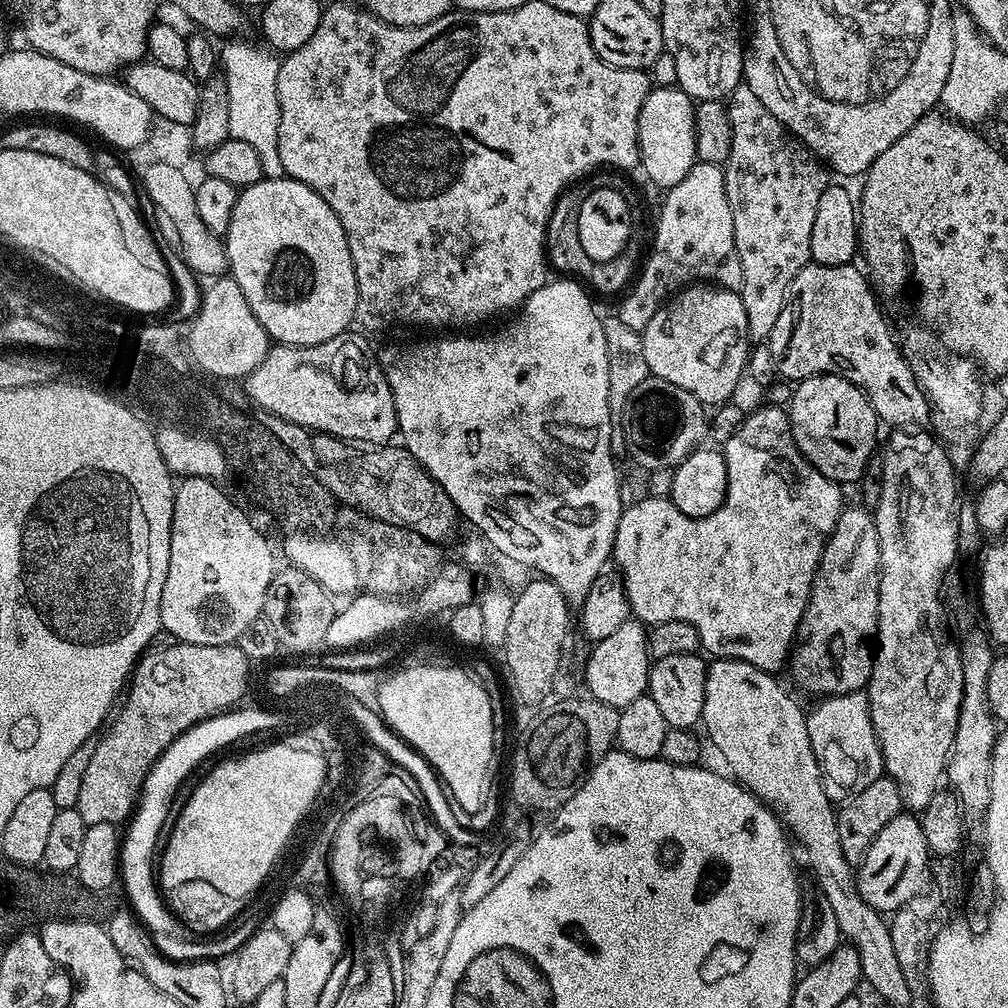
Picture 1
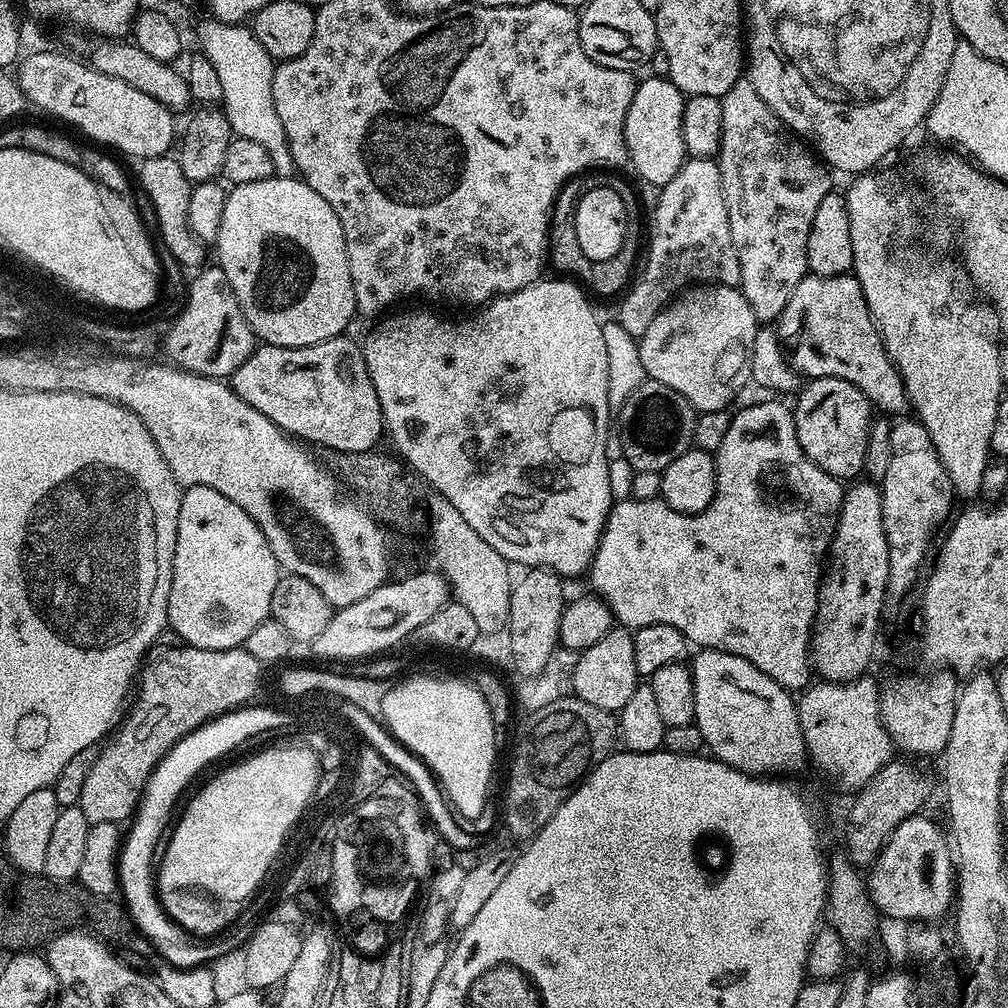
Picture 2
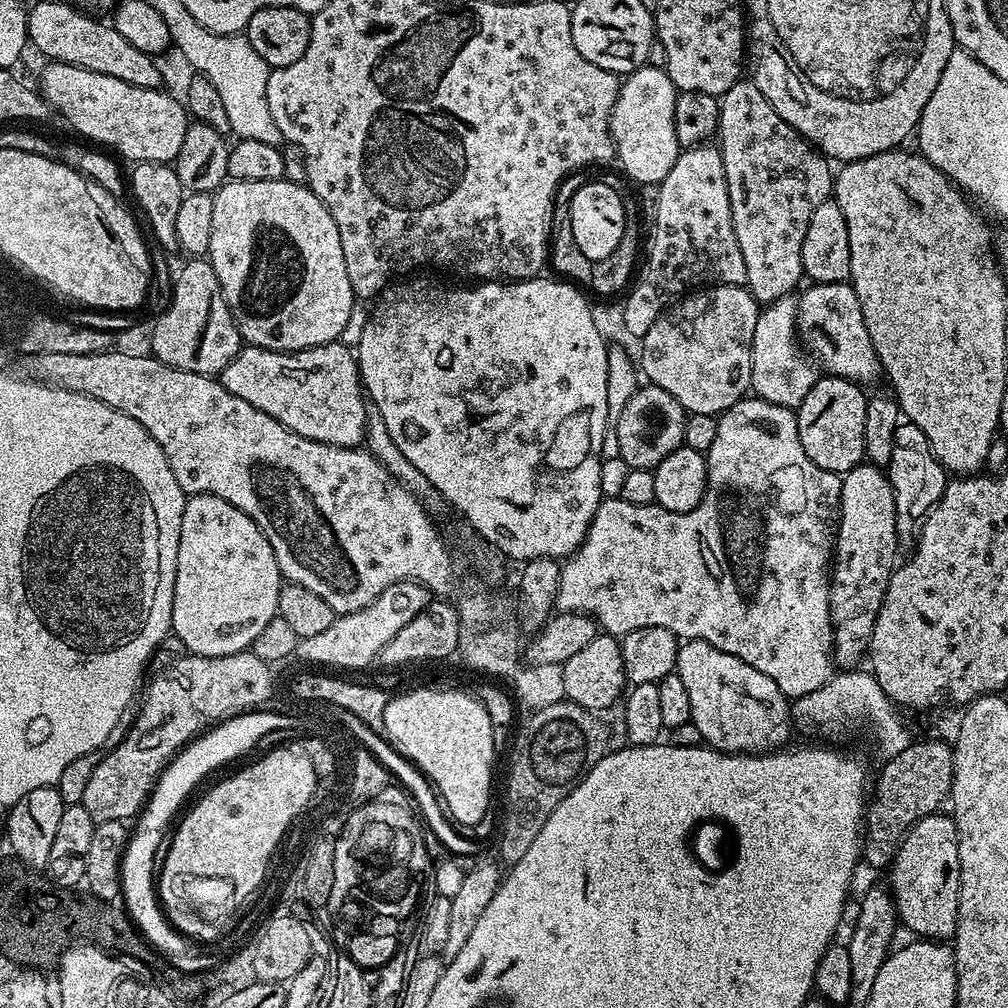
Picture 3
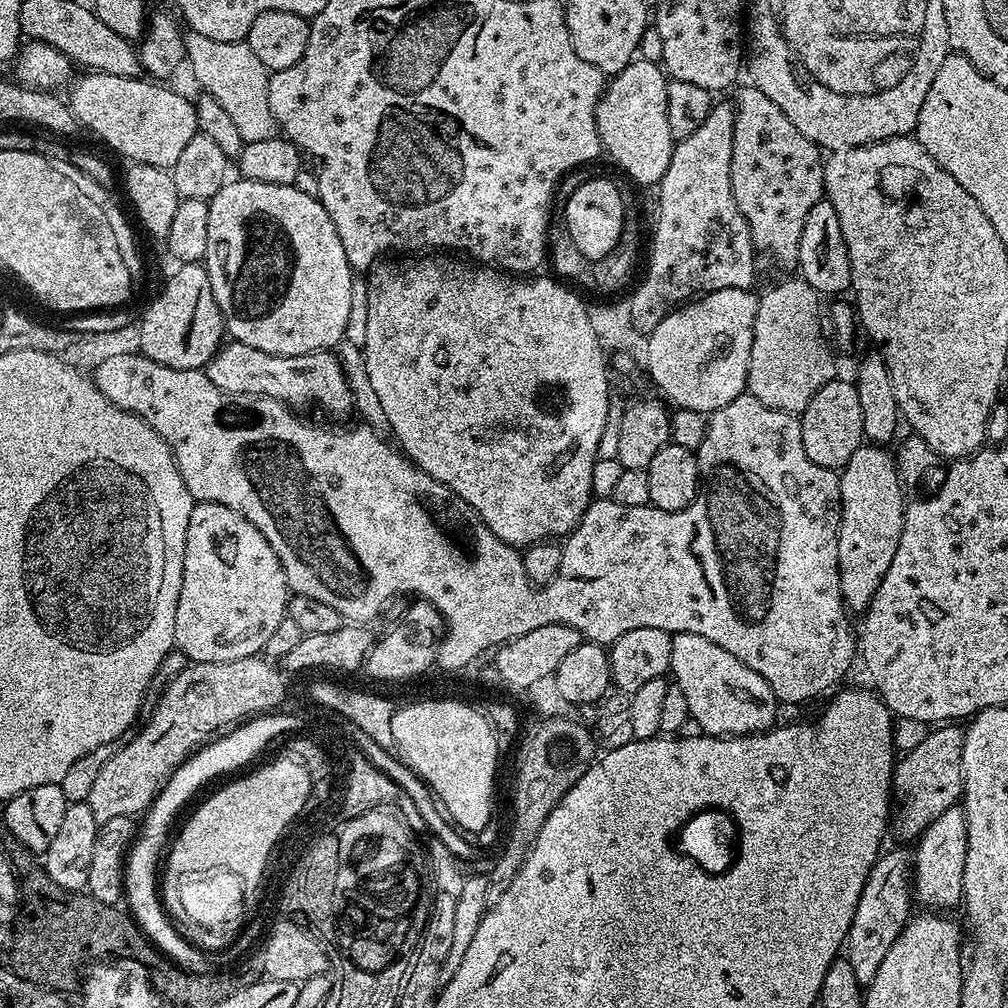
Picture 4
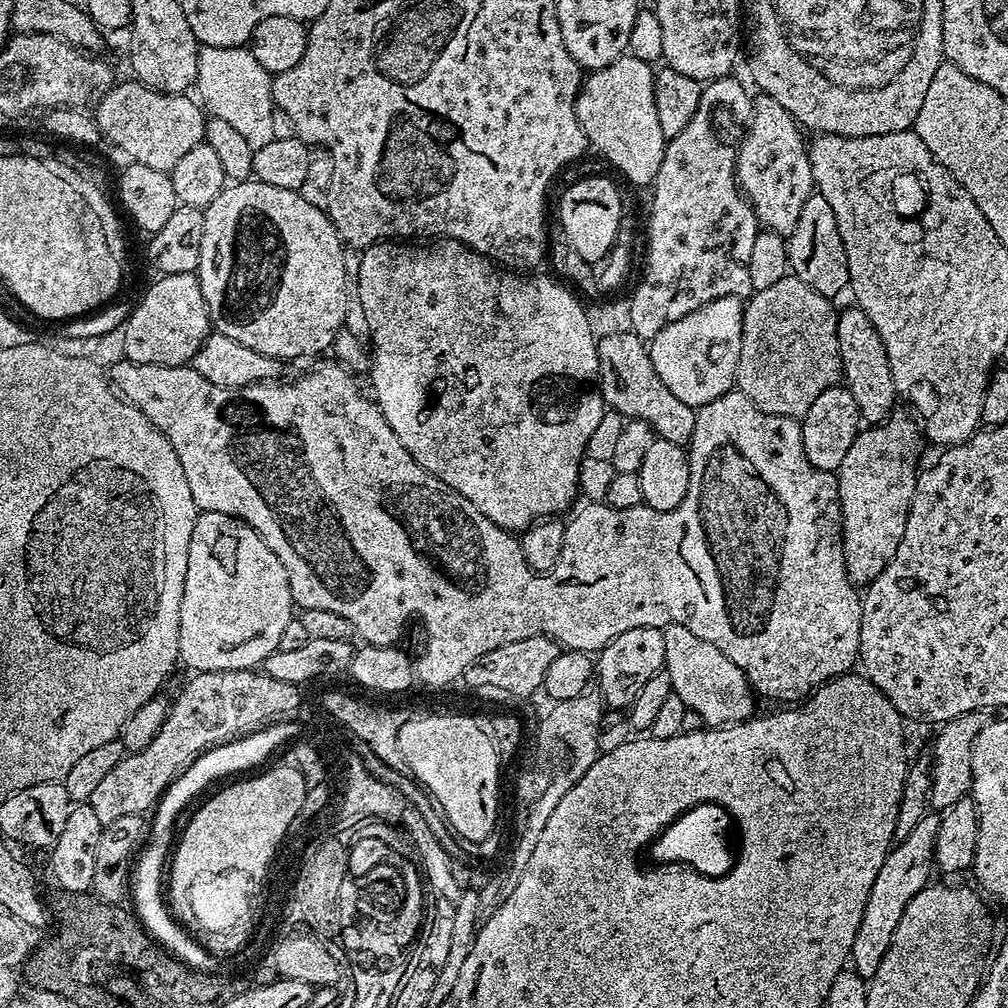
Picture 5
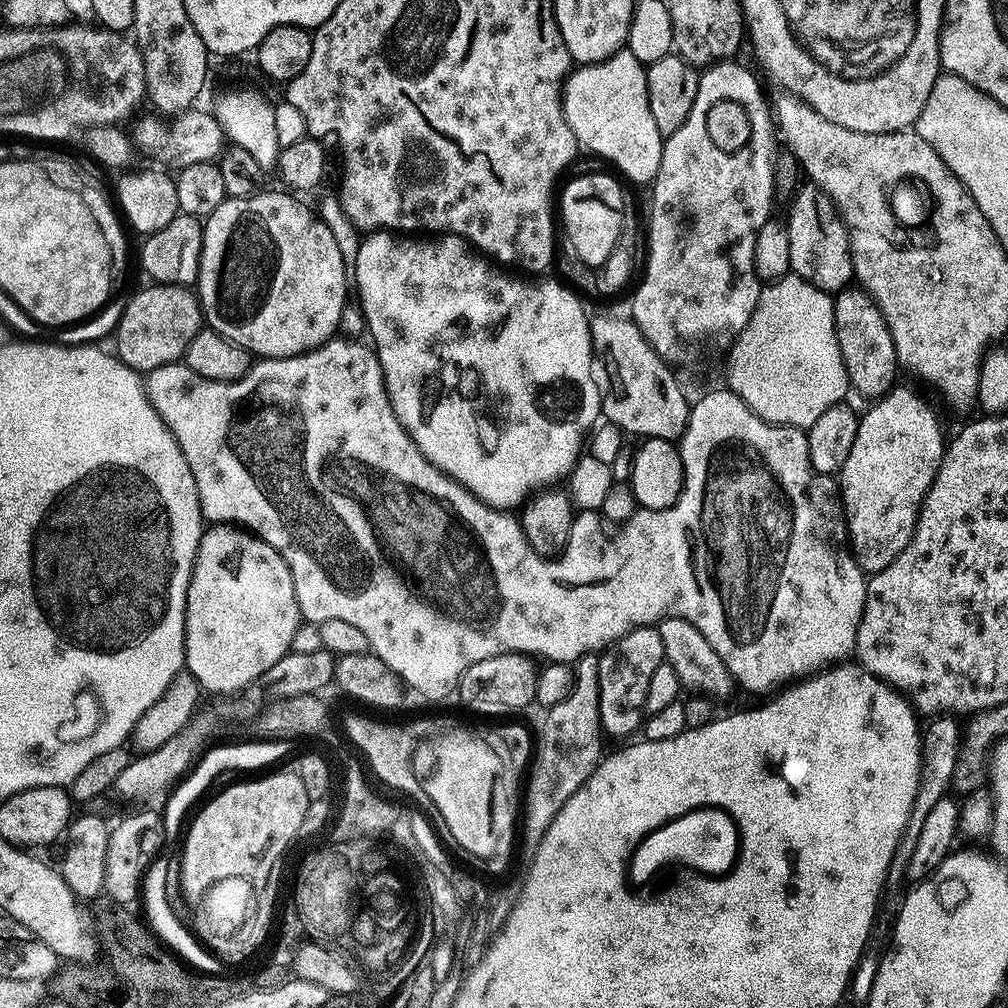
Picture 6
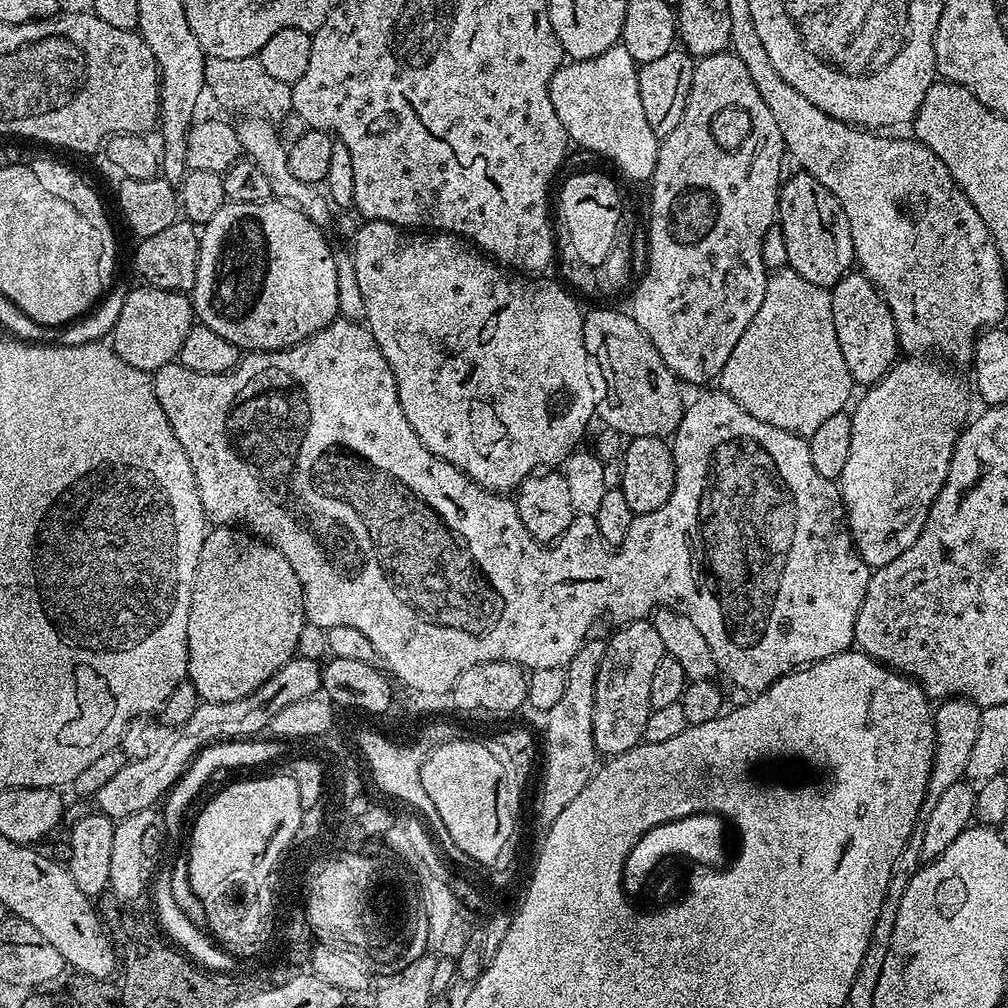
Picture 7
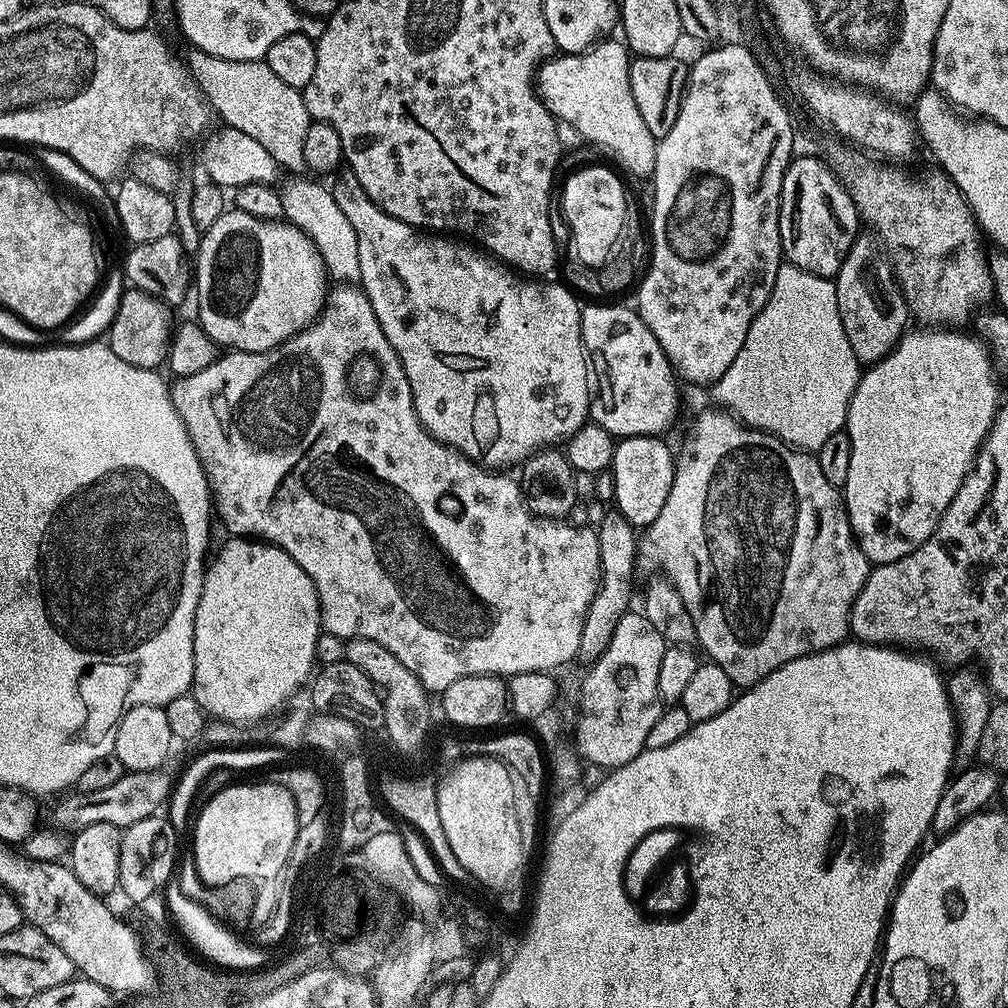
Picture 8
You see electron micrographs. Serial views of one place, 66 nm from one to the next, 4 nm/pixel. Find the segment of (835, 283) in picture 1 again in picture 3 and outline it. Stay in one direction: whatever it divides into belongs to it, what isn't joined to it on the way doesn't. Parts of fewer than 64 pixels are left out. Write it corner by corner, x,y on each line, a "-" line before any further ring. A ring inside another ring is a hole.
809,283
807,287
796,300
796,330
807,355
817,365
824,364
825,373
842,376
861,386
869,386
881,379
880,359
874,350
874,342
870,342
866,318
862,318
862,302
858,302
858,294
851,283

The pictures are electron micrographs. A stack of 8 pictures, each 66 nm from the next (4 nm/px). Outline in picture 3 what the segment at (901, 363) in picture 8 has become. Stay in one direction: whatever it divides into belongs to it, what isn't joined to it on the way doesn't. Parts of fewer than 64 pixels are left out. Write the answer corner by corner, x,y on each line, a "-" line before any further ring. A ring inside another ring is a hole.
862,462
856,468
851,468
850,471
843,473
840,481
840,527
836,529
834,559
830,564
828,597
832,615
832,650
835,663
841,669
855,669
859,665
856,663
865,659
870,634
878,618
878,610
882,606
888,583
898,564
896,548
898,549
896,503
892,484
887,475
875,464

